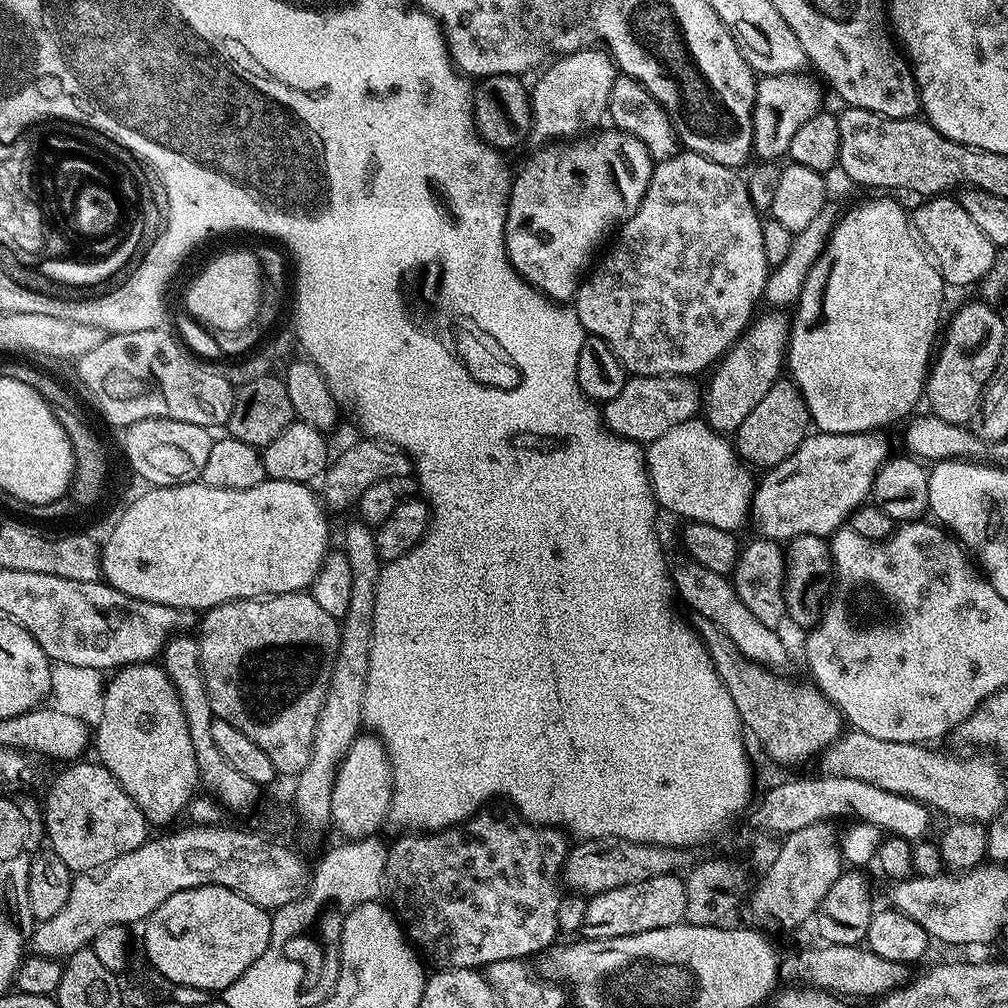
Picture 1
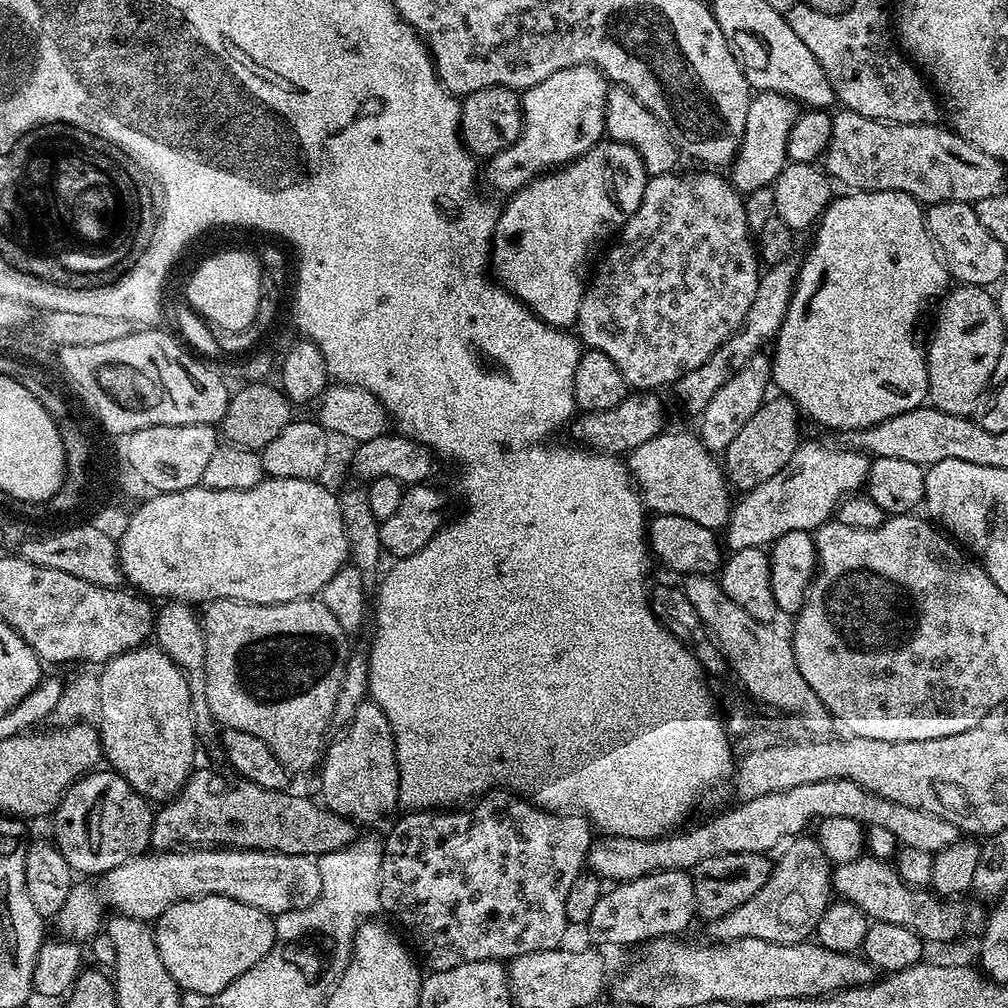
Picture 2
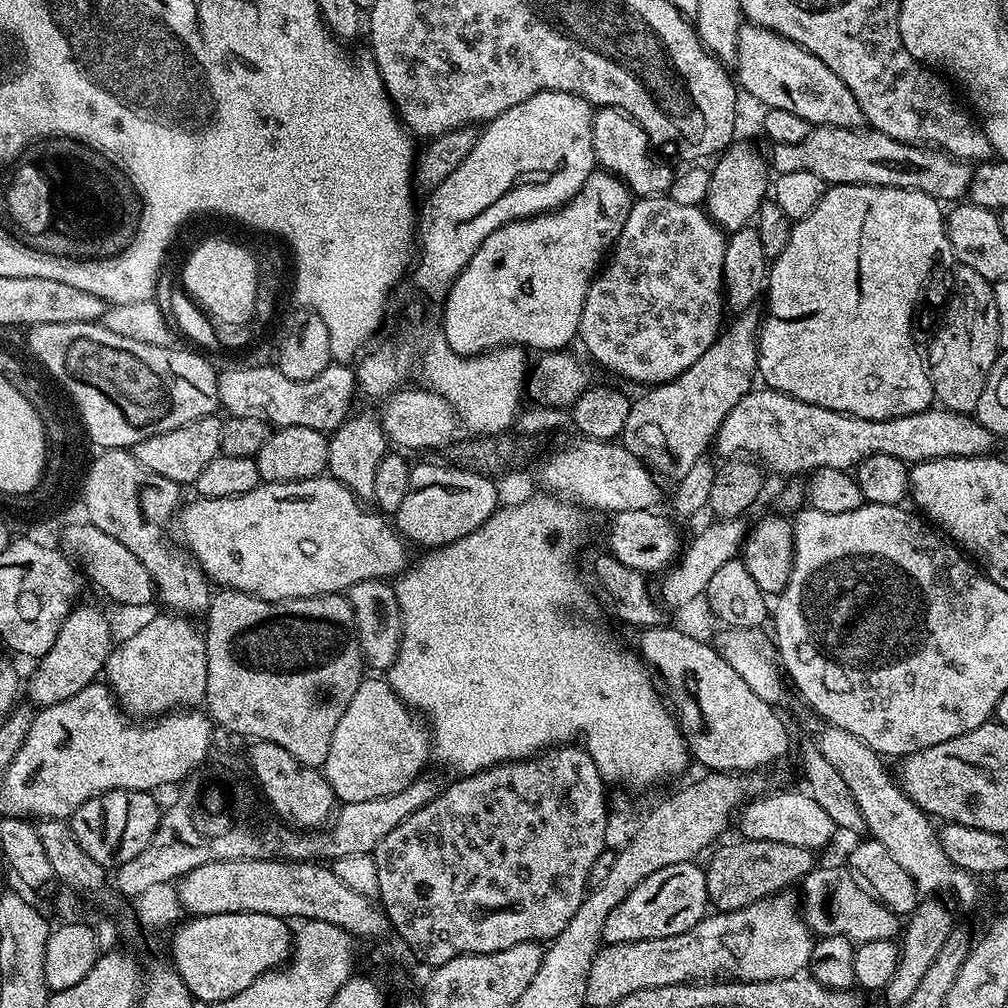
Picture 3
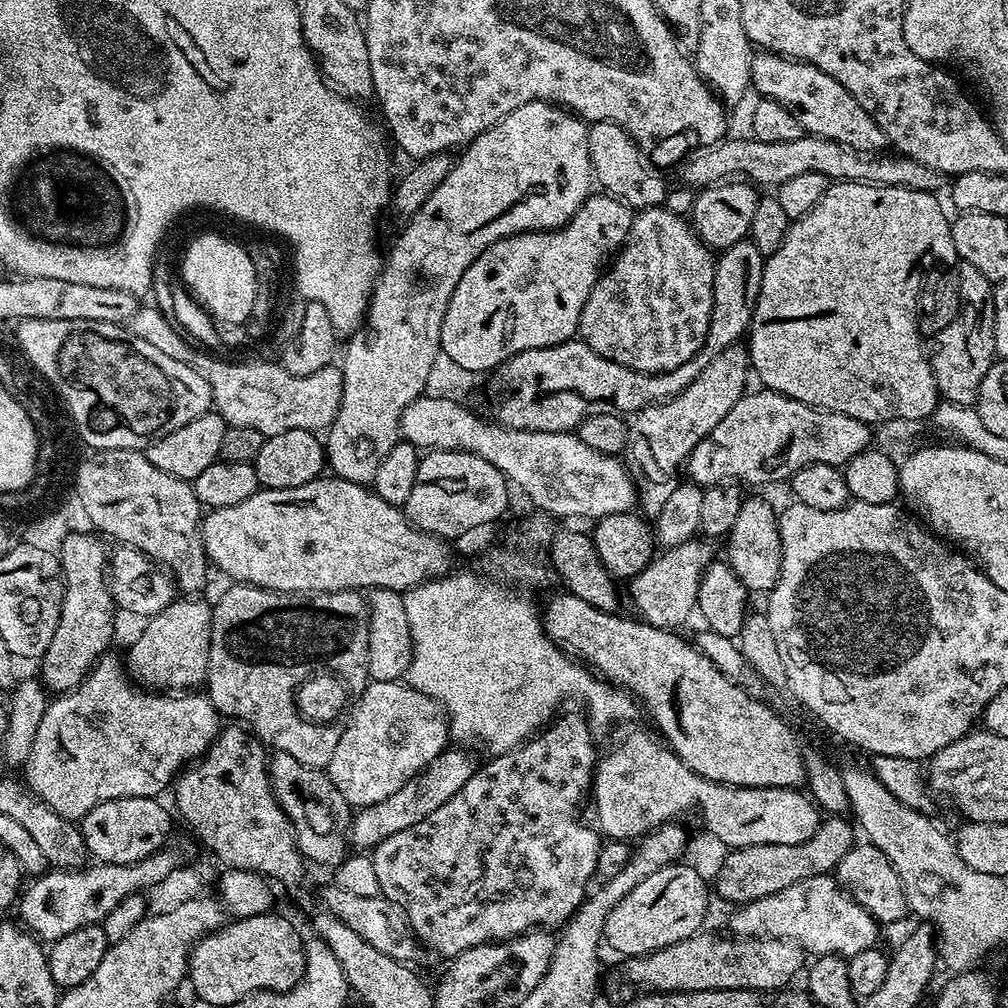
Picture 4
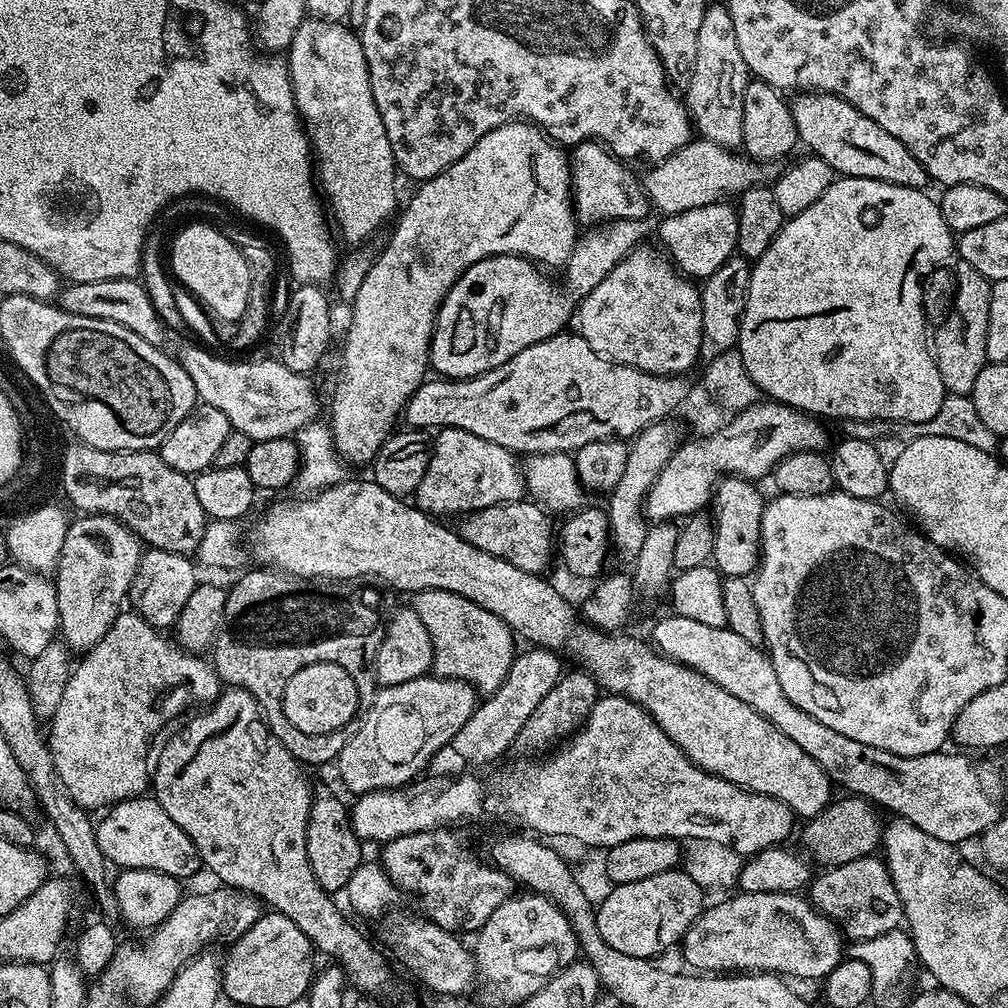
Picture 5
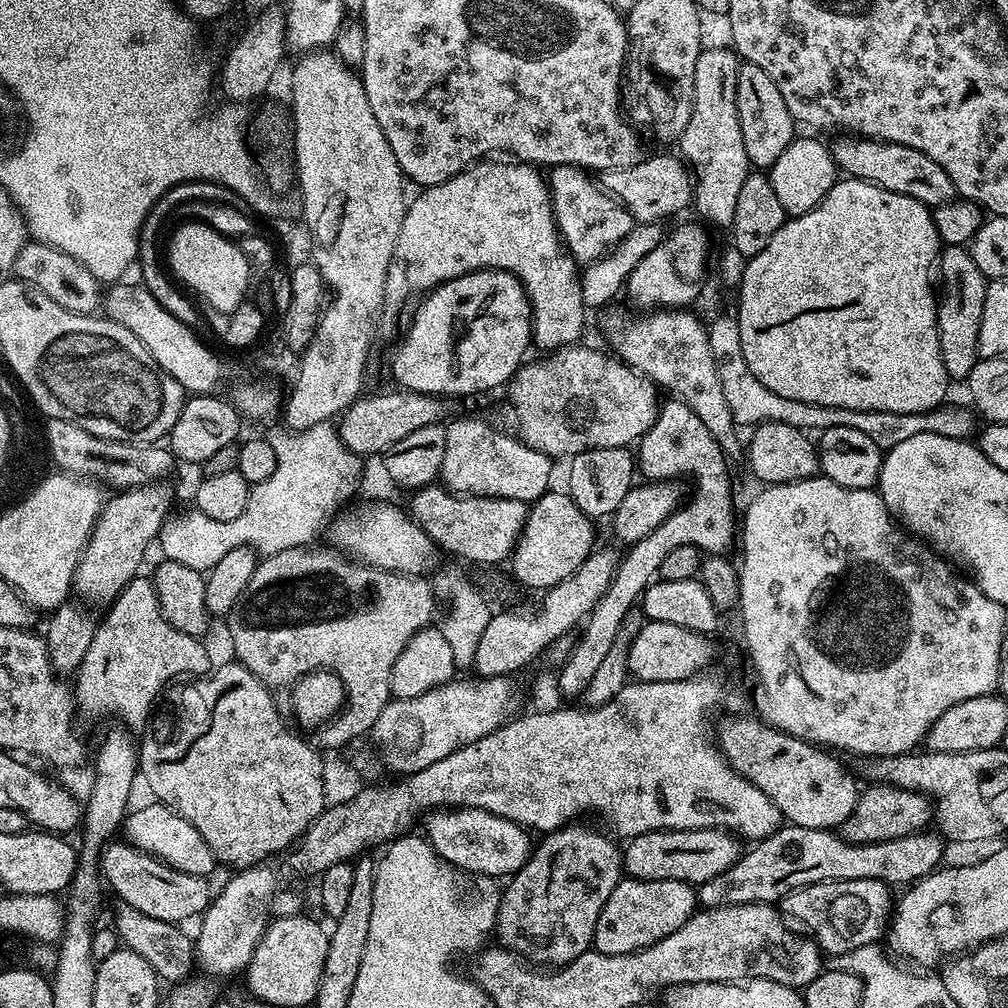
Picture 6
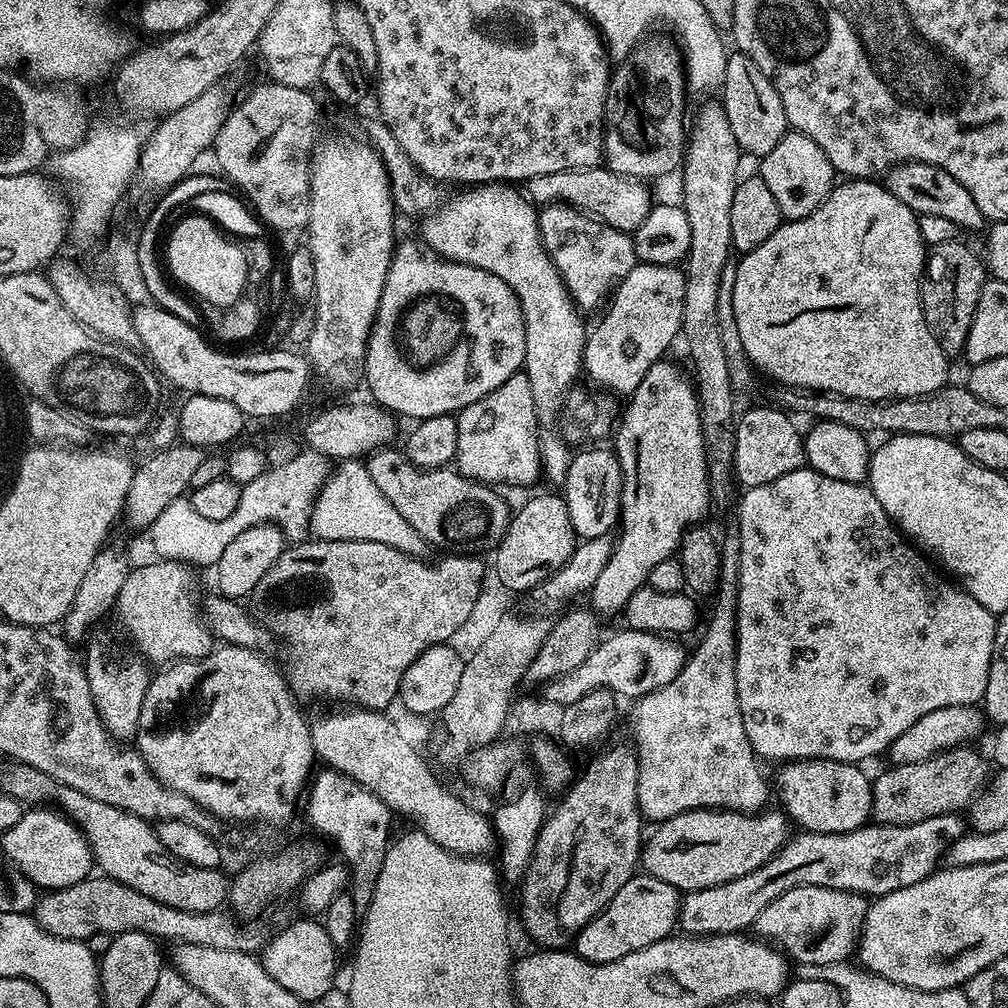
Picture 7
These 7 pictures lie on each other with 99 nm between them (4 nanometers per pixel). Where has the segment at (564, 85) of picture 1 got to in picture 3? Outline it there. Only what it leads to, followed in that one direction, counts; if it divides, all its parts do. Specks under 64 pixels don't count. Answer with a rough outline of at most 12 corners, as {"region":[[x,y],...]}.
{"region":[[539,92],[487,121],[432,208],[432,260],[460,270],[494,230],[597,167],[593,105]]}

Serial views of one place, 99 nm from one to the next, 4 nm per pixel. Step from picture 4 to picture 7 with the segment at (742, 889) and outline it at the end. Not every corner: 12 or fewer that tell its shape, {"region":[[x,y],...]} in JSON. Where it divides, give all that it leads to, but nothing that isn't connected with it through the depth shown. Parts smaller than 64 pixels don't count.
{"region":[[961,746],[872,780],[871,819],[967,809],[990,776]]}

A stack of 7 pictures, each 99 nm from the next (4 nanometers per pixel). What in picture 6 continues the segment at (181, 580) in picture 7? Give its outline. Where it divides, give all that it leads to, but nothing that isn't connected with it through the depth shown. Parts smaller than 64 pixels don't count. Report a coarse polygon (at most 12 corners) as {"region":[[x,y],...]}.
{"region":[[147,575],[105,612],[74,673],[83,715],[143,729],[177,678],[209,671]]}

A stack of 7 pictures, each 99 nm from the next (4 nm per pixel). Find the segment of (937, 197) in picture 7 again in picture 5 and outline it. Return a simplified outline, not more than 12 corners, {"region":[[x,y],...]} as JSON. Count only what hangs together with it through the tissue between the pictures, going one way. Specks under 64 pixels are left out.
{"region":[[800,94],[799,143],[833,173],[907,188],[928,172],[840,96]]}

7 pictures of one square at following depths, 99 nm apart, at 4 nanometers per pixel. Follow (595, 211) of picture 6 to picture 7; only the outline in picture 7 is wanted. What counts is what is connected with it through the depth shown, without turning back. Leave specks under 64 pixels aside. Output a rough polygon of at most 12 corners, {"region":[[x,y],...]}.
{"region":[[543,205],[544,249],[581,313],[638,263],[635,239]]}

